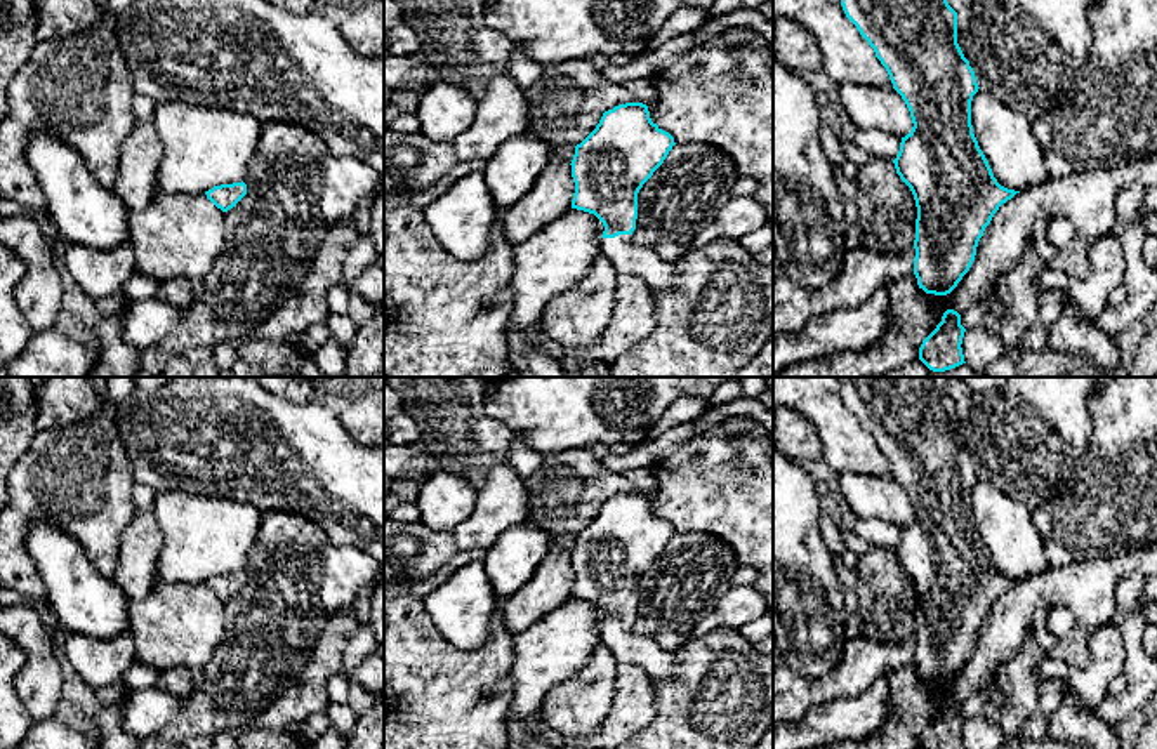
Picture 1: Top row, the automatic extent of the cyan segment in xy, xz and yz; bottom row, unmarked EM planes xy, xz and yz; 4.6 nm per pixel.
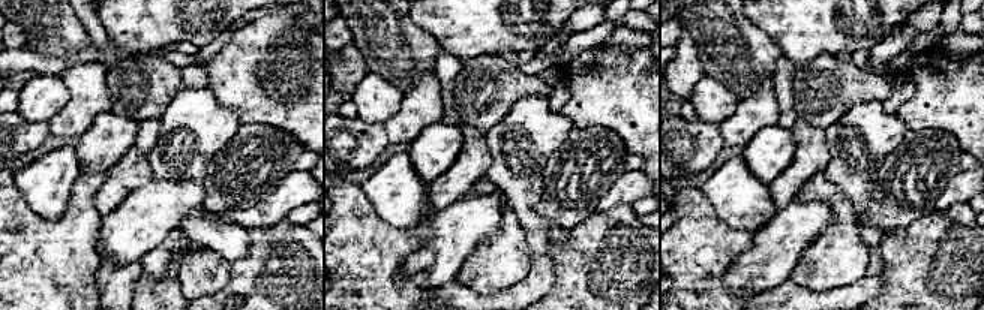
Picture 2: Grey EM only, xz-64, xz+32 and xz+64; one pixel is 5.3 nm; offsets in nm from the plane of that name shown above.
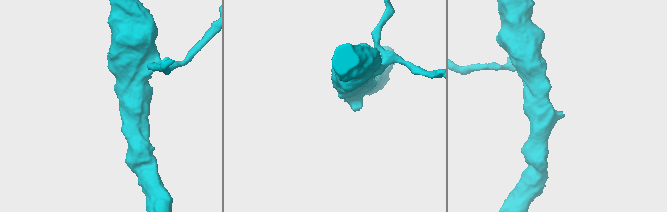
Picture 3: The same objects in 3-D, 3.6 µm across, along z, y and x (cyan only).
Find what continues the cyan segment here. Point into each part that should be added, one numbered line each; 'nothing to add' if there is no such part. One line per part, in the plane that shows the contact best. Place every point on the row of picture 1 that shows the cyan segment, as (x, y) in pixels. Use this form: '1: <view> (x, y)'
1: xz (659, 275)

